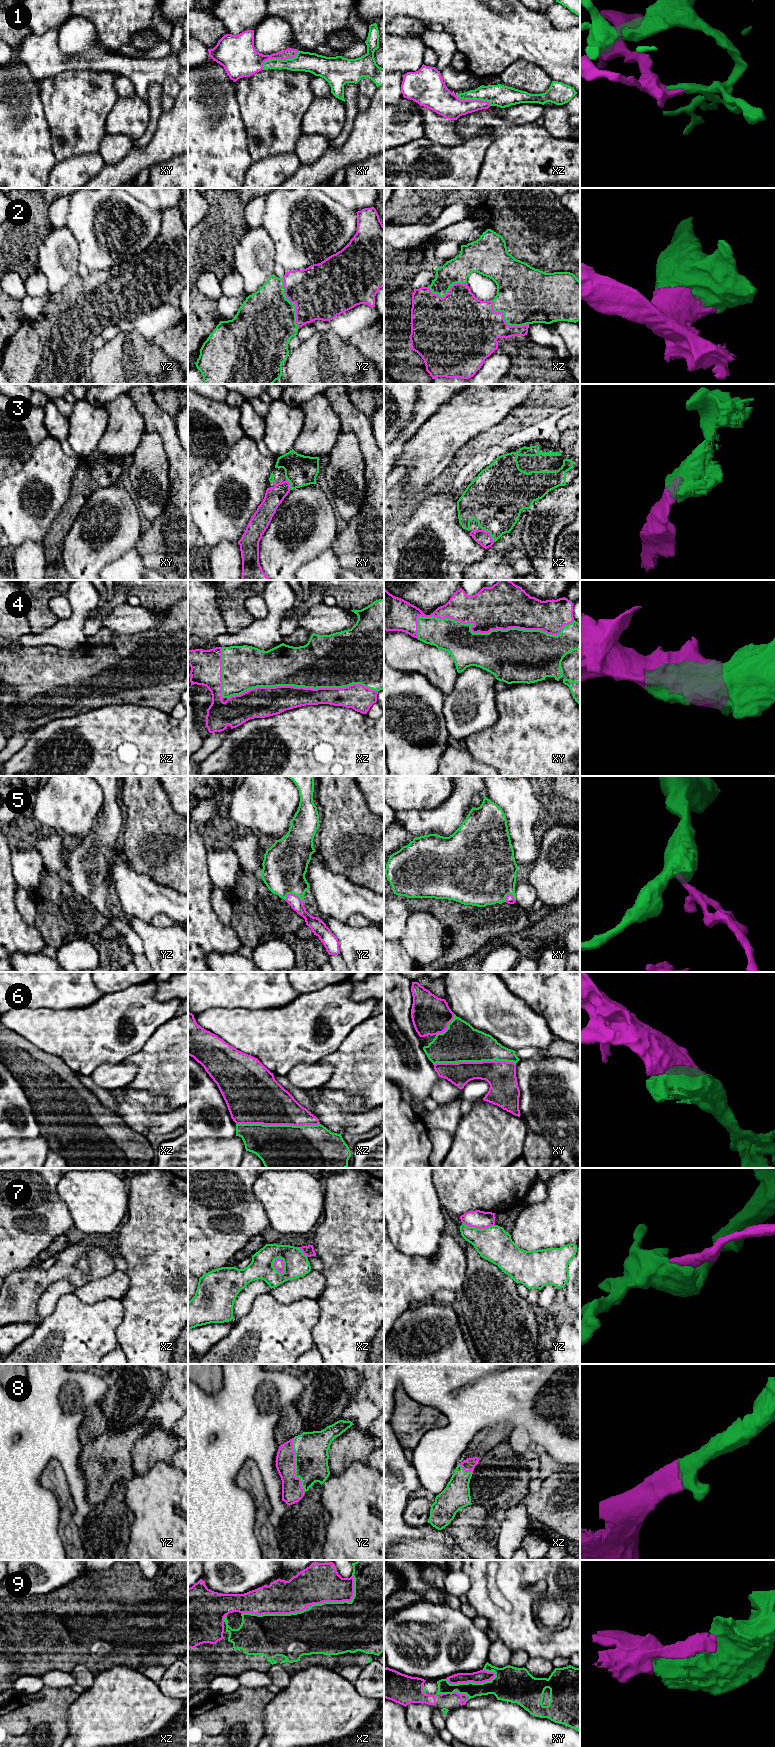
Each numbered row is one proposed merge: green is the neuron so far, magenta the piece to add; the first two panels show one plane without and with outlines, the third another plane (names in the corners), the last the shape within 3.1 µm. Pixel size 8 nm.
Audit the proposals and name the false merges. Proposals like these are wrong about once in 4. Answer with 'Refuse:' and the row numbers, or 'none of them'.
Refuse: 7

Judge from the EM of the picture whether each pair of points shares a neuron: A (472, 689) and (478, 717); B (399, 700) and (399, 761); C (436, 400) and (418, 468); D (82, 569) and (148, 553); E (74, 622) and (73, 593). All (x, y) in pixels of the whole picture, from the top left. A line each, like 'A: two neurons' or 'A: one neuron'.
A: one neuron
B: one neuron
C: two neurons
D: two neurons
E: one neuron

